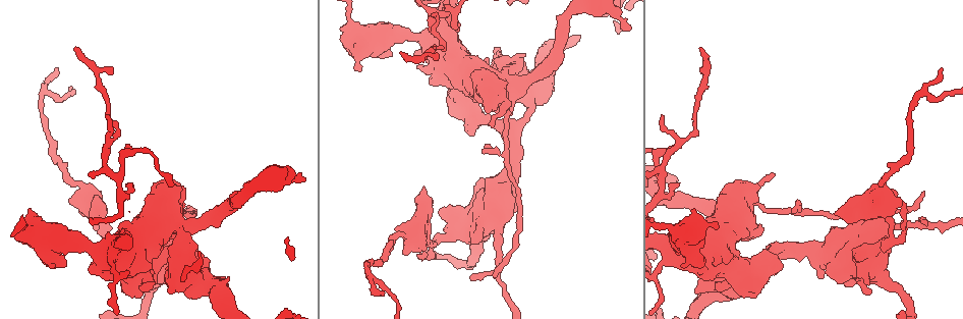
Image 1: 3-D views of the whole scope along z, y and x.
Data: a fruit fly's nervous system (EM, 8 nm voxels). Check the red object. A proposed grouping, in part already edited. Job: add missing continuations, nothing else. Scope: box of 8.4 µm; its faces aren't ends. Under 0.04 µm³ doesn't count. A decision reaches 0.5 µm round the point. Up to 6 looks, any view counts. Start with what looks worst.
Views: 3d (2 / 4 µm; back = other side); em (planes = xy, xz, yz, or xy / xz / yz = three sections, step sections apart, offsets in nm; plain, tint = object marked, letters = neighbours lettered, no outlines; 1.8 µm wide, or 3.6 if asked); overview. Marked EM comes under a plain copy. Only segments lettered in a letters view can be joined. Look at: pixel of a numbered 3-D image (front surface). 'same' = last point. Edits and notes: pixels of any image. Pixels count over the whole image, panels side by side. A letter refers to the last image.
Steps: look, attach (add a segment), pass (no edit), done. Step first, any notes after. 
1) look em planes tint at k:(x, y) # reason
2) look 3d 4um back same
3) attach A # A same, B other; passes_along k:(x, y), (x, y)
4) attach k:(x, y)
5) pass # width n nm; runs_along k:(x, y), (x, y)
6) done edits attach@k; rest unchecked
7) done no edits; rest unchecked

look em 3.6um xz step 16 letters at 1:(177, 223) # thin neck

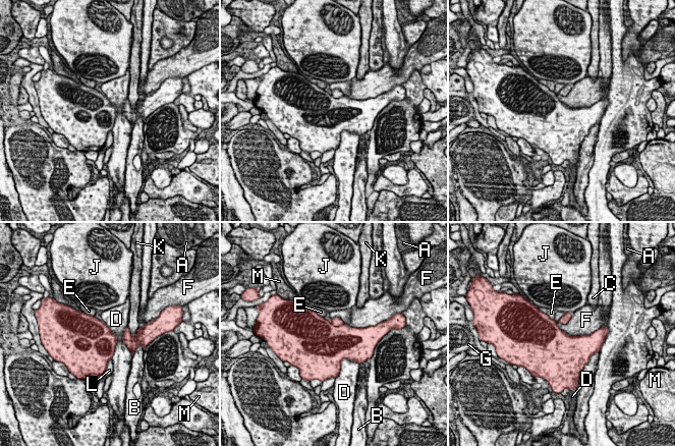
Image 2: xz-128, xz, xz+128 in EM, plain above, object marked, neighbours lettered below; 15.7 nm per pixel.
pass # A other, B other, C other, D other, E other, F other, G other, J other, K other, L other, M other; border 2:(556, 323), (570, 335), (596, 331); no lettered segment goes on from it

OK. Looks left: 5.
look em yz step 16 tint at 1:(426, 257) # tapers out

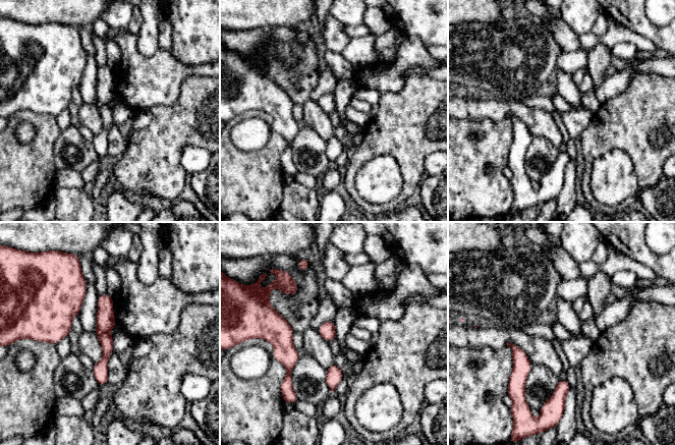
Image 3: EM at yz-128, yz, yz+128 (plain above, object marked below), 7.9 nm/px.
look em planes letters same

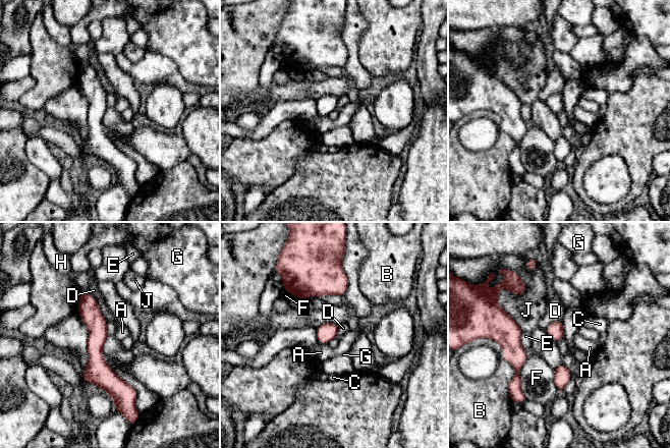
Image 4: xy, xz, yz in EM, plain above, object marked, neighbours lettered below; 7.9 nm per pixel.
pass # A other, B other, C other, D other, E other, F other, G other, H other, J other; runs_along 4:(82, 295), (117, 396); no lettered segment goes on from it

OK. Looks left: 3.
look em yz step 16 tint at 1:(679, 182) # thin end

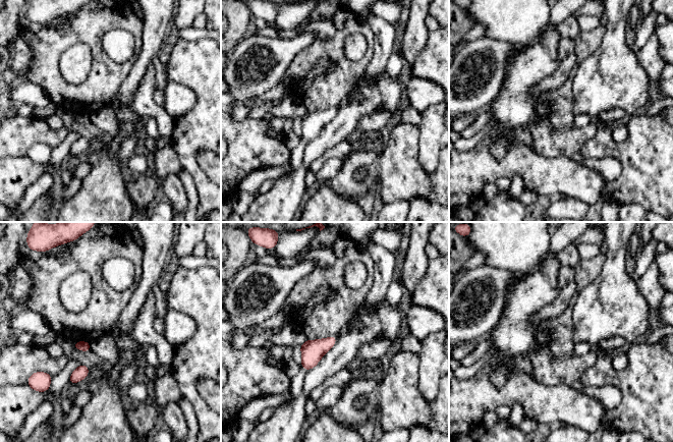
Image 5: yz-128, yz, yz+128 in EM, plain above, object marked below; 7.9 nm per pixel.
look em planes letters same

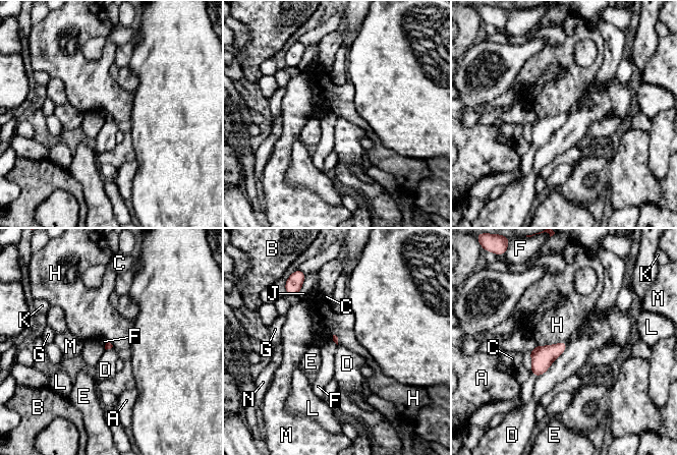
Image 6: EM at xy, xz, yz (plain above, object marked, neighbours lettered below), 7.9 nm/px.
pass # longest_contact D 380 nm; A other, B other, C other, D other, E other, F other, G other, H other, J other, K other, L other, M other, N other; no lettered segment goes on from it

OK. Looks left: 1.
done no edits; rest unchecked

